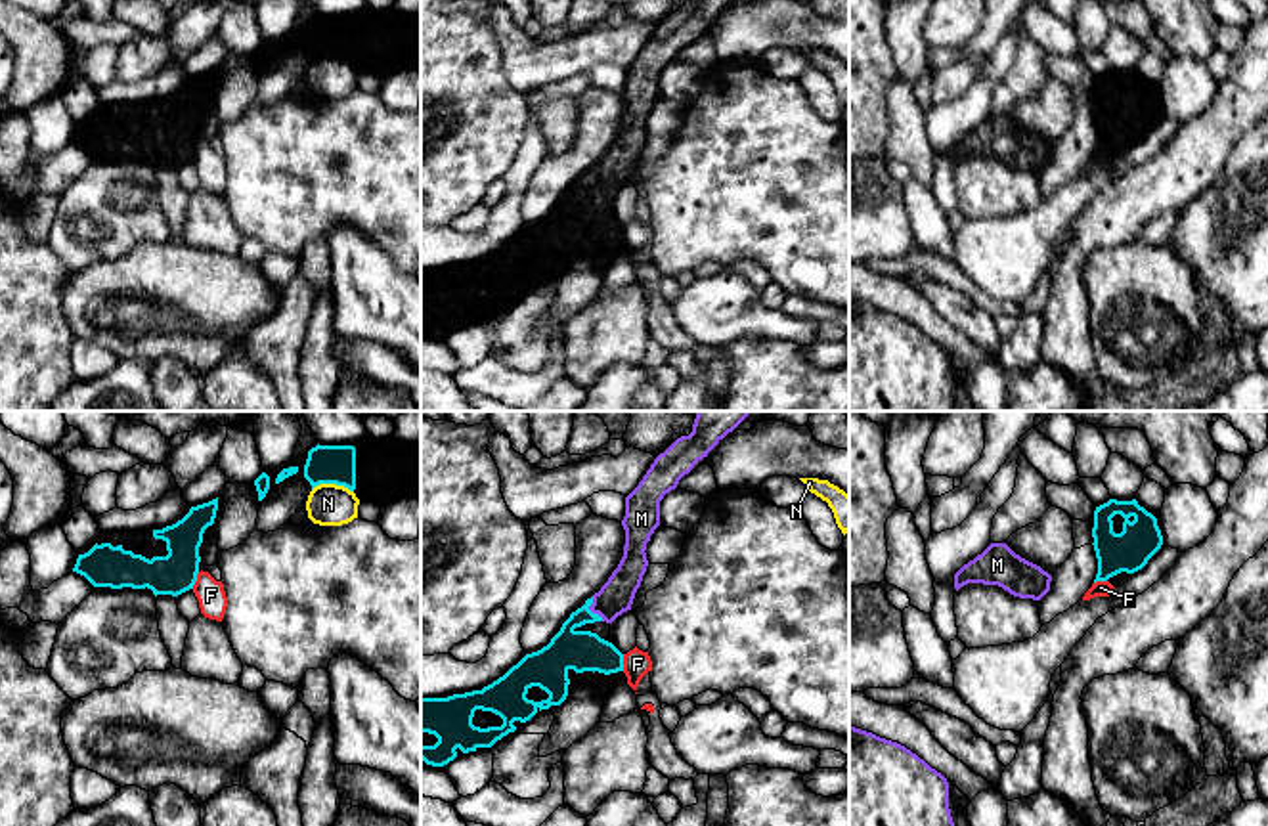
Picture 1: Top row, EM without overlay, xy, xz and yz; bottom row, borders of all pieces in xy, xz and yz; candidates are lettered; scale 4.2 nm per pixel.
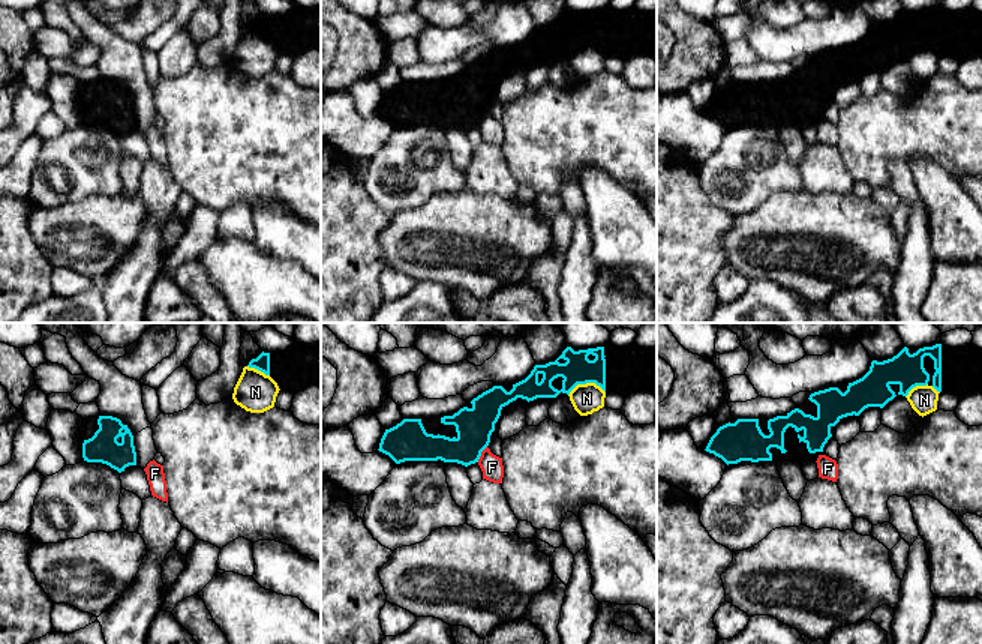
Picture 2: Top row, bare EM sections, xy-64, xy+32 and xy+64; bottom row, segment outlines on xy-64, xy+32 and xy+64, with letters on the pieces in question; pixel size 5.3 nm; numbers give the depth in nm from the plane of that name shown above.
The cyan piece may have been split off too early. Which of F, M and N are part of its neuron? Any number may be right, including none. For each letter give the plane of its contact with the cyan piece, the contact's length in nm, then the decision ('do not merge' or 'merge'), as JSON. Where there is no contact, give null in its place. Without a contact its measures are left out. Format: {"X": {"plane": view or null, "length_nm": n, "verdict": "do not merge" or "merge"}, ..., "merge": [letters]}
{"F": {"plane": "xy", "length_nm": 80, "verdict": "do not merge"}, "M": {"plane": "xz", "length_nm": 120, "verdict": "merge"}, "N": {"plane": "xy", "length_nm": 180, "verdict": "do not merge"}, "merge": ["M"]}

